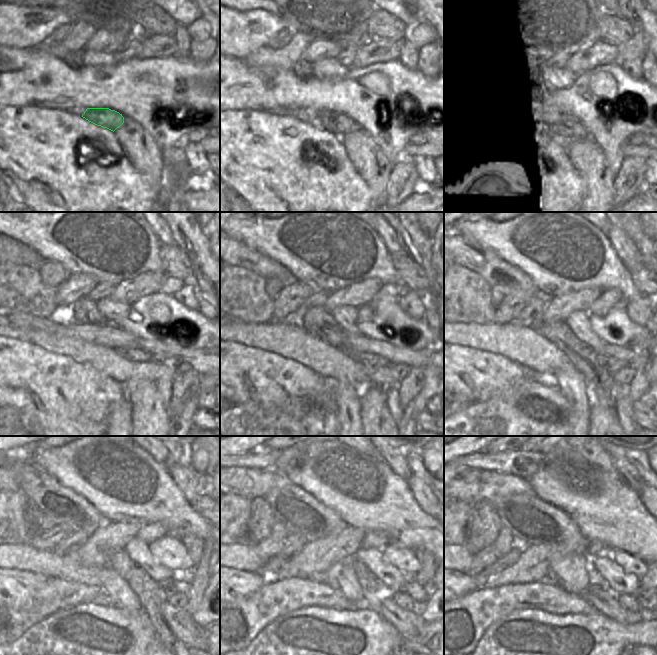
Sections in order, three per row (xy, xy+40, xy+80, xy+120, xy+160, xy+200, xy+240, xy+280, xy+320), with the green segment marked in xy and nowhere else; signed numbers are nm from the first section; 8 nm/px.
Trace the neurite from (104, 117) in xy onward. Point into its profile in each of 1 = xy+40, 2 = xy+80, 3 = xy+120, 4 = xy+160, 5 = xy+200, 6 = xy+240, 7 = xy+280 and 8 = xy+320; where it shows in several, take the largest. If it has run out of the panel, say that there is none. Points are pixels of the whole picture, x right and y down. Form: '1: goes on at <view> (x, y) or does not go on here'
1: goes on at xy+40 (330, 120)
2: goes on at xy+80 (570, 126)
3: goes on at xy+120 (132, 354)
4: goes on at xy+160 (374, 360)
5: goes on at xy+200 (611, 365)
6: goes on at xy+240 (175, 585)
7: goes on at xy+280 (418, 593)
8: goes on at xy+320 (647, 596)

